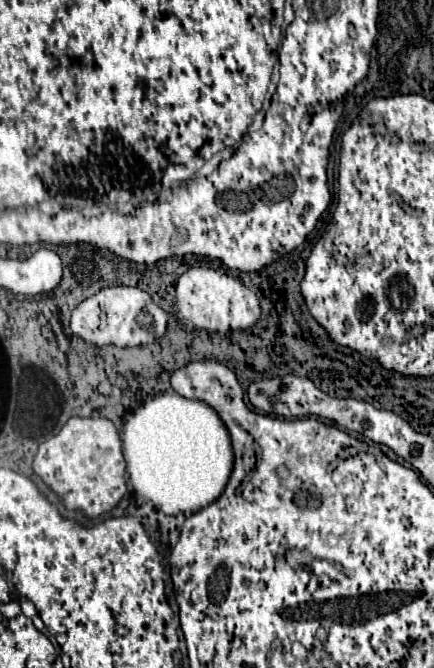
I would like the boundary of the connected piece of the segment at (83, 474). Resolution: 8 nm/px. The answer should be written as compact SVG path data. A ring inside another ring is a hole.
M70 418L56 436L38 446L32 468L42 482L62 498L68 510L80 510L86 518L110 512L126 494L126 464L120 436L108 418Z

